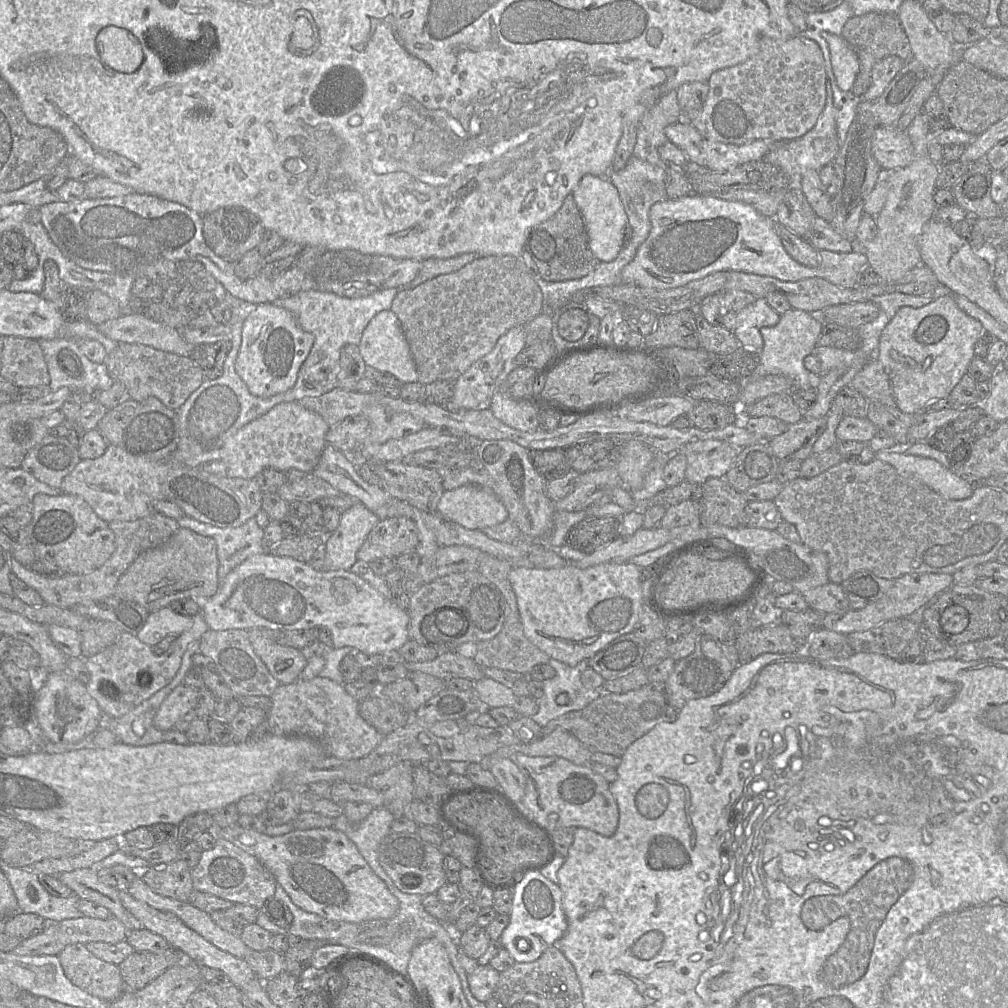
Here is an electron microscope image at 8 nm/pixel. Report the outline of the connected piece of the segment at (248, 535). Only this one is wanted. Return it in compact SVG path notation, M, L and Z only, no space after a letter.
M186 515L179 518L177 522L179 528L188 528L216 541L219 585L235 567L248 557L267 552L262 545L264 529L257 524L255 517L234 528L213 526Z

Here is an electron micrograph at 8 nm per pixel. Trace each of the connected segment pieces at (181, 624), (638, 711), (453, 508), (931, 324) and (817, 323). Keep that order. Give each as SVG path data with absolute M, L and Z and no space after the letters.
M169 607L149 613L147 621L136 637L143 643L154 646L168 635L179 635L193 625L193 617L181 615Z
M647 683L626 693L604 692L585 708L572 711L551 720L543 729L543 736L557 730L573 734L587 749L622 757L626 749L637 739L649 732L657 724L672 721L679 711L670 706L662 683Z
M476 485L444 490L436 512L470 530L482 530L508 518L505 506L495 494Z
M953 295L938 297L922 308L900 308L884 328L876 353L890 379L898 409L919 415L926 404L949 397L967 374L975 344L984 333L982 324L963 312Z
M791 308L780 316L775 326L765 326L760 329L763 338L760 363L750 379L759 379L771 374L781 374L793 380L794 389L808 389L817 387L819 376L809 372L804 366L806 356L814 352L817 341L822 331L824 322L815 318L811 313Z

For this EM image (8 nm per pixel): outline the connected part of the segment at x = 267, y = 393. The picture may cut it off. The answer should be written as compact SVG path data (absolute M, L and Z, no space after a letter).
M273 303L258 304L243 323L235 370L255 396L265 398L286 392L294 387L314 340L314 335L304 331L290 311Z

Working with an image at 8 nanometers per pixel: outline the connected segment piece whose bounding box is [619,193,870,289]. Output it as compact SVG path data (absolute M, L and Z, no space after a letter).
M692 193L686 197L682 197L679 199L664 199L655 203L649 212L649 218L651 222L651 230L646 238L646 240L639 246L635 257L622 269L619 282L623 284L634 284L641 287L647 288L656 288L656 289L668 289L668 288L675 288L679 286L683 286L691 281L702 279L709 274L720 272L720 271L740 271L740 272L747 272L751 274L757 274L762 276L771 276L777 278L782 281L790 281L795 282L807 278L814 278L819 277L823 278L832 284L841 287L841 288L854 288L858 286L858 277L860 273L870 267L869 261L863 252L833 252L829 250L820 250L819 257L820 257L820 264L817 267L808 267L805 266L796 260L794 260L785 250L782 241L777 234L776 225L775 225L775 218L769 218L767 216L762 215L759 213L753 206L747 203L739 202L739 201L728 201L723 200L720 198L715 197L712 194L696 194Z

